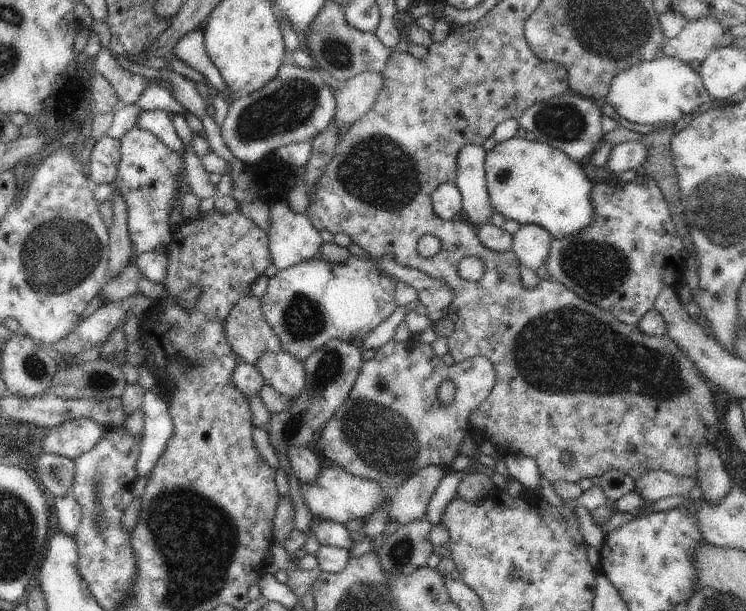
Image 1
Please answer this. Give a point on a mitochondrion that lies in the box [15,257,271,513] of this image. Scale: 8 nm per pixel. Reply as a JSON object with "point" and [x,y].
{"point":[35,368]}

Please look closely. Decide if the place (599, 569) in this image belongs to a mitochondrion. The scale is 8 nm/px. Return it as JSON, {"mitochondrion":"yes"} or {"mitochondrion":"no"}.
{"mitochondrion":"no"}

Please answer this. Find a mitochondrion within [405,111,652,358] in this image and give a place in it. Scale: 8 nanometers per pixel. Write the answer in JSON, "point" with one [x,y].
{"point":[596,267]}

